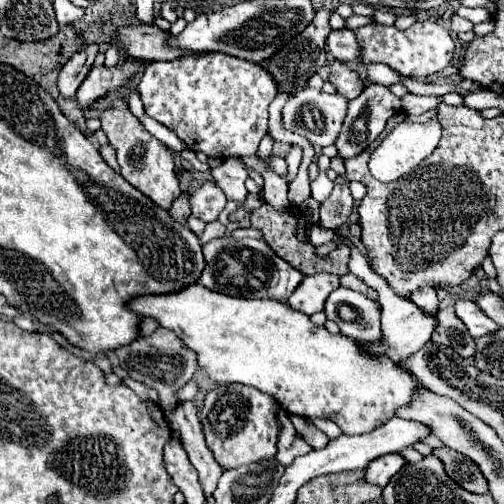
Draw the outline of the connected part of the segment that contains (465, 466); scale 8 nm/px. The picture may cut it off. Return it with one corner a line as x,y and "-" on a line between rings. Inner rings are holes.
435,448
433,456
439,456
439,460
445,466
445,472
449,478
453,478
461,488
475,492
475,494
487,494
487,480
483,478
481,470
473,460
467,456
451,450
451,448

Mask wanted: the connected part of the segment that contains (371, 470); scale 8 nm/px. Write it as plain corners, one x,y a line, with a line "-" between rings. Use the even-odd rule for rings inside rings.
387,454
383,458
373,460
365,468
365,478
367,478
367,482
373,482
375,486
383,488
383,486
387,486
389,478
403,468
403,464
405,464
405,460
399,454

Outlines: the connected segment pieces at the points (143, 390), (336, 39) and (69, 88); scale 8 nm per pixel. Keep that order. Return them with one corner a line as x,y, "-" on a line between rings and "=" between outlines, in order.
125,378
123,380
123,384
125,386
129,386
141,400
153,400
153,390
151,388
147,388
145,384
139,384
137,380
133,380
133,378
=
347,28
331,30
325,44
337,60
343,60
343,62
357,62
359,60
359,46
355,42
355,34
=
99,44
85,46
61,68
59,78
57,78
57,90
61,92
61,96
75,96
83,78
87,76
89,68
93,66
93,60
97,56
97,48
99,48

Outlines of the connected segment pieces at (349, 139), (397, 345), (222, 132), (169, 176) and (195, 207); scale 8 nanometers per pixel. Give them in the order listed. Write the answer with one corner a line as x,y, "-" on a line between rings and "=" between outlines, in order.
369,84
363,94
355,100
349,102
349,112
347,112
347,118
343,122
343,128
339,132
339,138
335,140
335,146
337,146
337,156
347,160
347,158
353,158
353,156
359,156
383,130
385,130
385,124
387,120
397,114
401,110
401,104
399,104
399,98
391,94
391,90
387,86
381,86
381,84
=
341,238
342,242
351,248
351,260
349,260
349,272
357,278
361,278
367,286
375,288
379,292
379,304
381,304
381,340
379,342
367,342
363,344
363,350
371,356
387,356
391,362
395,362
397,366
405,368
405,362
411,354
415,354
415,350
421,350
425,346
425,342
431,338
433,328
435,328
435,316
425,314
421,308
417,308
411,300
405,300
401,296
397,296
383,278
375,276
373,270
369,268
367,258
363,256
363,252
355,246
351,241
=
191,54
171,62
149,62
137,86
145,112
173,130
177,138
193,152
203,152
209,158
243,158
255,156
259,142
267,134
267,108
277,96
275,80
259,64
233,58
227,54
=
117,98
109,110
101,112
99,120
101,120
103,132
109,138
109,144
117,152
121,176
139,192
143,192
147,198
151,198
157,206
169,210
173,200
181,194
171,152
141,126
141,122
131,114
129,106
123,102
123,98
=
205,182
193,194
189,194
189,204
191,204
191,214
209,224
215,222
223,212
227,196
215,182

